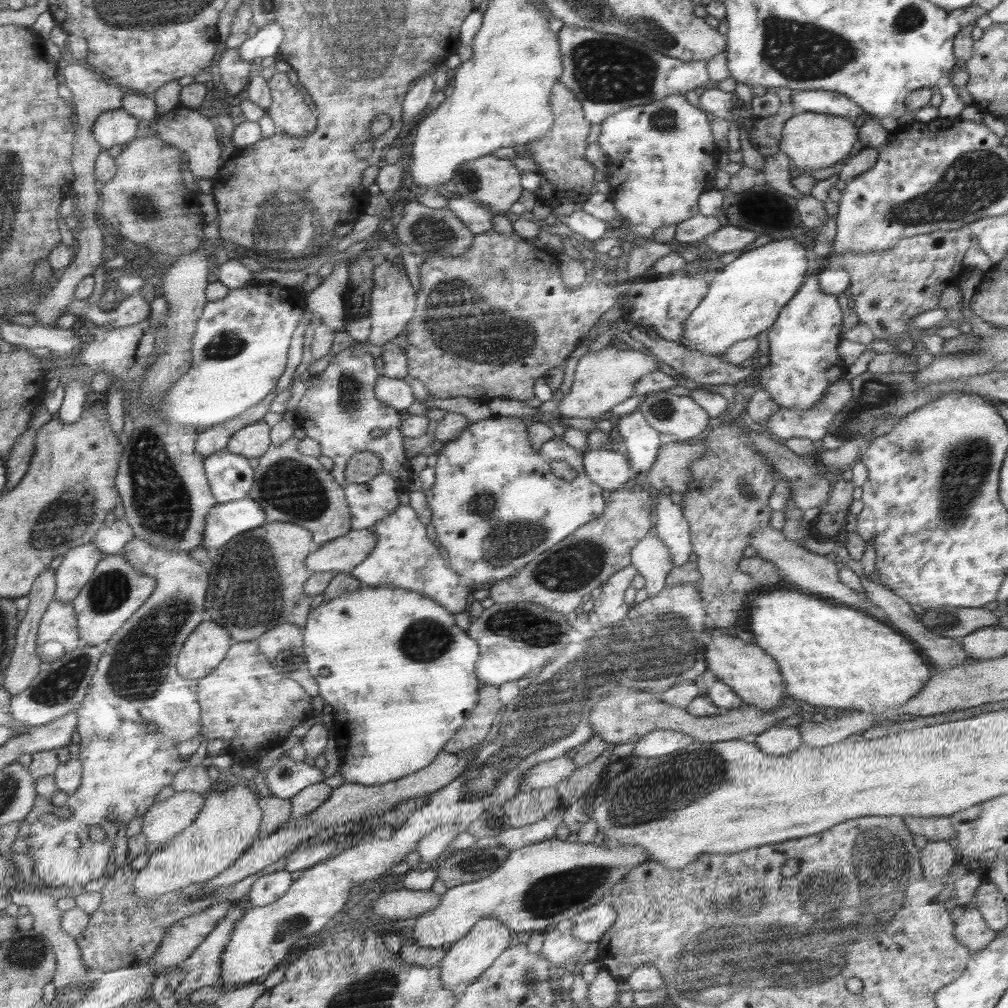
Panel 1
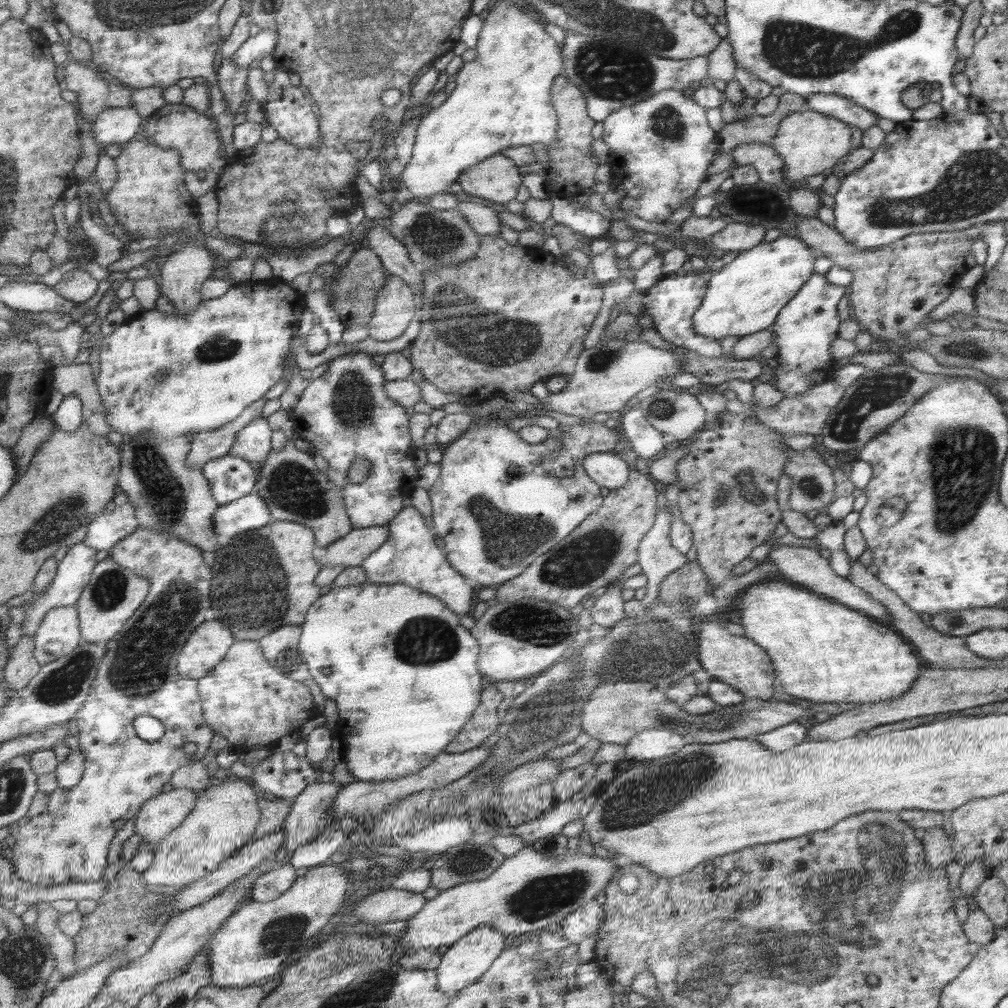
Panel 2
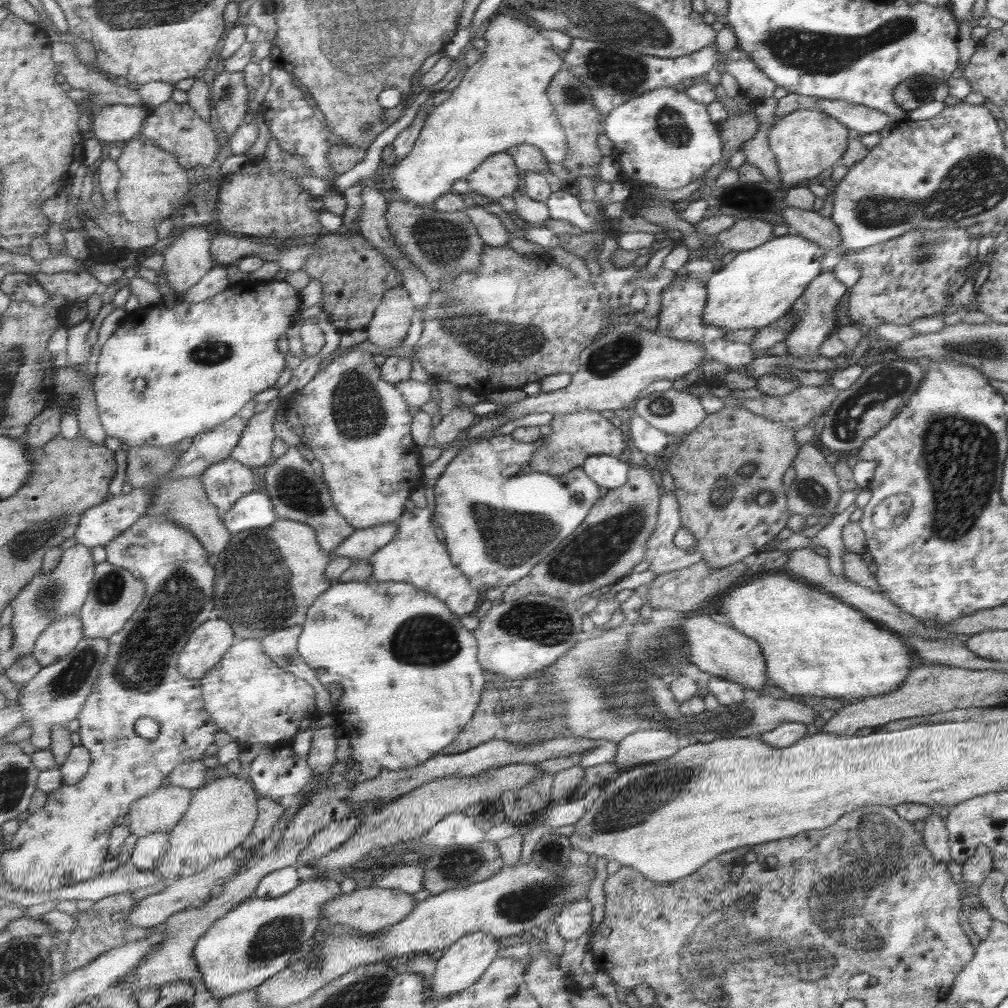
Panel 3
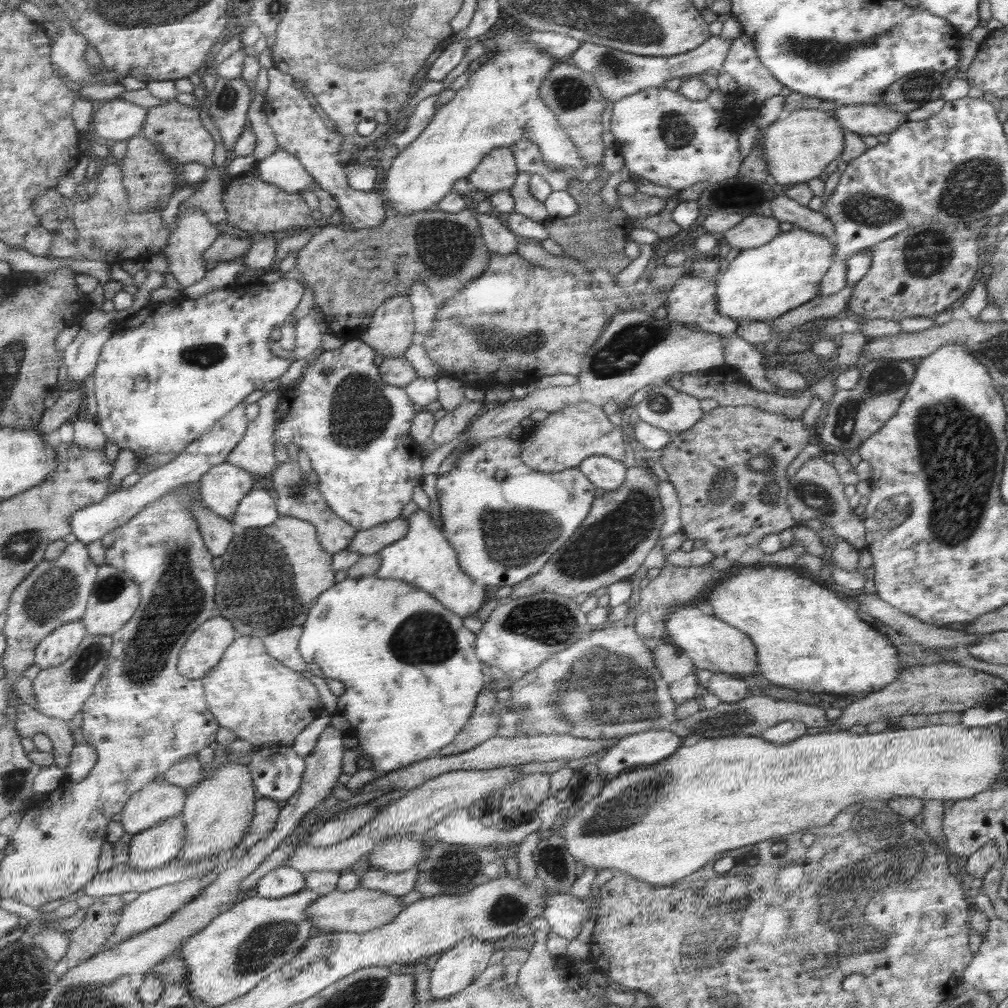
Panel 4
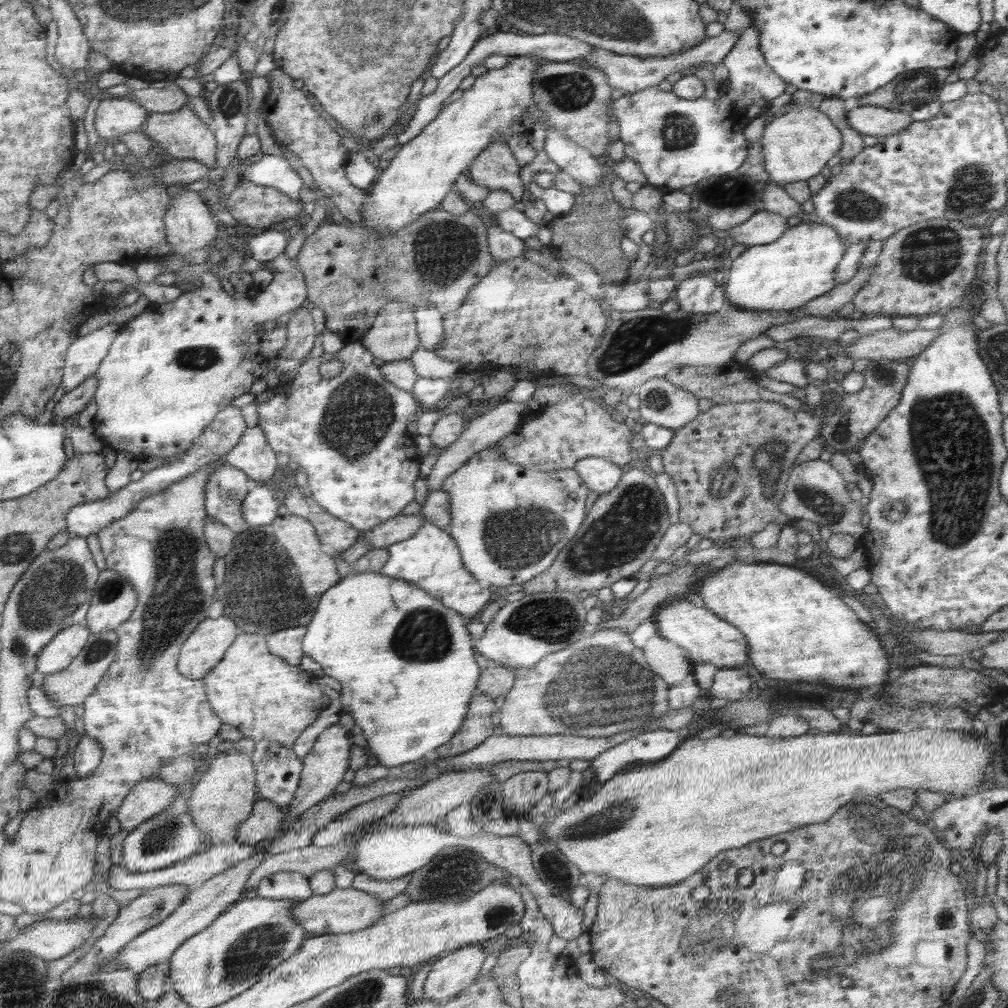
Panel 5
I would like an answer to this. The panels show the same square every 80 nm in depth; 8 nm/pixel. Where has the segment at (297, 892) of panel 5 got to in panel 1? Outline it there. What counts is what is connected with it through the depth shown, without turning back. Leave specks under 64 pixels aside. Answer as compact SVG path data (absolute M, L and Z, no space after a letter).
M280 870L257 878L248 892L253 907L269 906L272 902L279 901L294 884L291 873Z

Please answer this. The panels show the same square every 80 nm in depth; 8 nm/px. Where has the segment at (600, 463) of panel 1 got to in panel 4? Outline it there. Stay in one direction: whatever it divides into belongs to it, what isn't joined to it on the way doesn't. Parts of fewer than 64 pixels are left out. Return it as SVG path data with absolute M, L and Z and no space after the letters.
M606 455L588 457L577 467L598 489L617 490L626 481L627 468L622 461Z

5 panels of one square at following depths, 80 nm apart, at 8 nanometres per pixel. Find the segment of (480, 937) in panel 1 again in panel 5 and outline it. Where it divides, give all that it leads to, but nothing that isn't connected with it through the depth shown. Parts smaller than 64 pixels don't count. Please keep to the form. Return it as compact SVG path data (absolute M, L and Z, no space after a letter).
M484 943L464 945L433 961L424 981L422 1000L447 1003L476 980L486 960Z

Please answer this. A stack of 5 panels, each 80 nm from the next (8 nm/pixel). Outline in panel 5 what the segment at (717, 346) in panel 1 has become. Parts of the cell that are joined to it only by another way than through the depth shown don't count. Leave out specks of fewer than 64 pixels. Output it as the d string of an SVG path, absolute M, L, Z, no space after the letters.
M819 220L800 222L794 227L789 227L778 240L760 246L751 246L732 261L731 270L728 272L727 279L724 280L726 304L733 304L744 310L784 312L785 310L796 309L805 302L822 296L834 288L834 270L842 260L847 248L847 239L843 238L835 227Z

